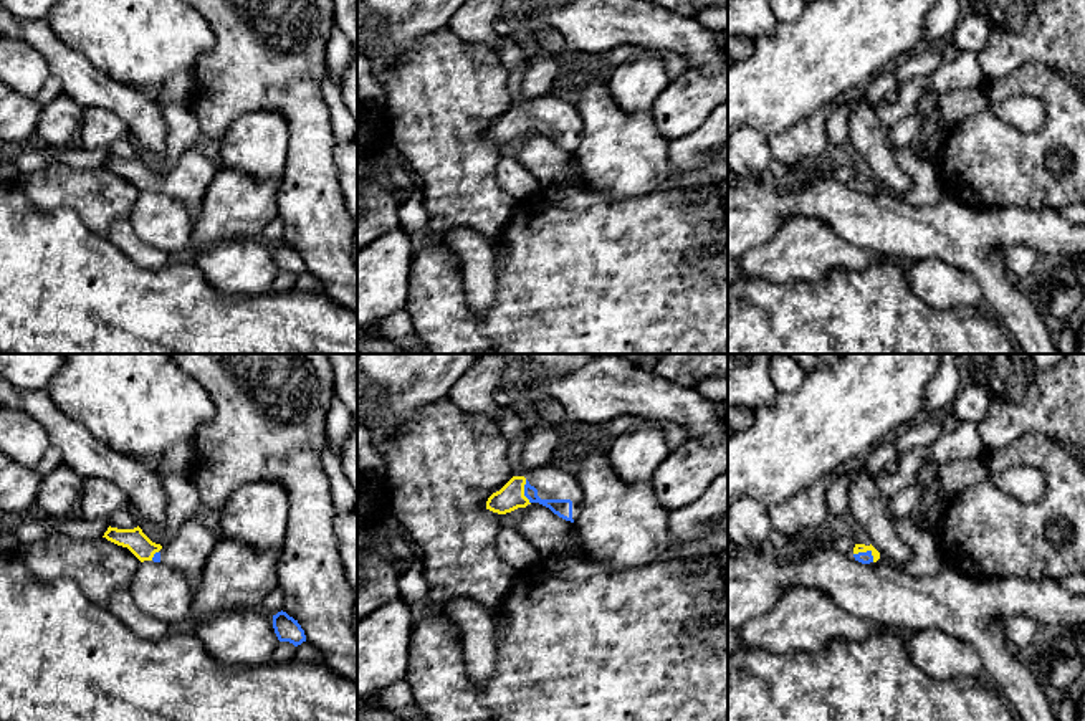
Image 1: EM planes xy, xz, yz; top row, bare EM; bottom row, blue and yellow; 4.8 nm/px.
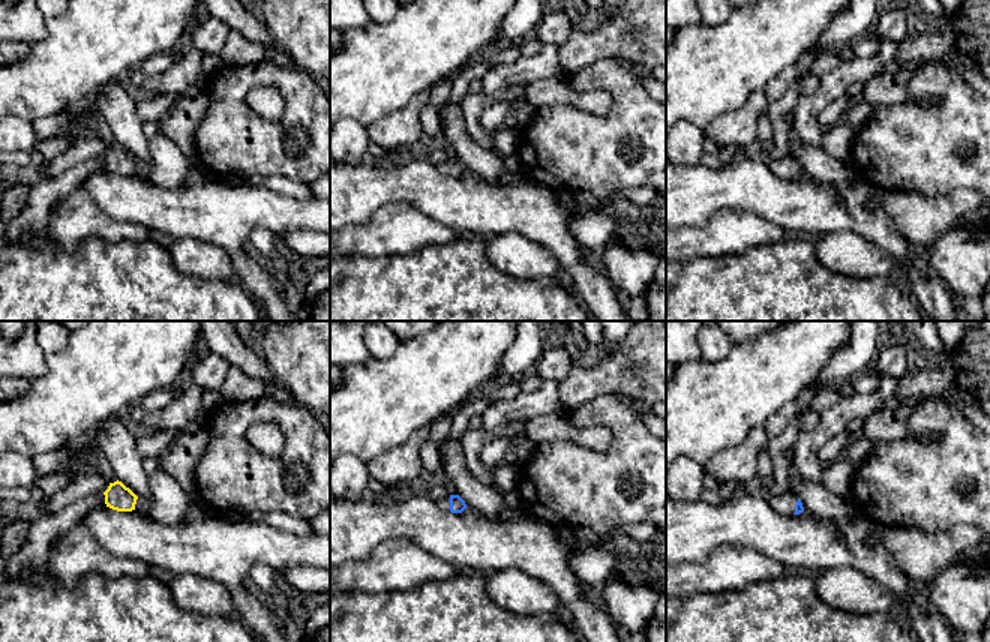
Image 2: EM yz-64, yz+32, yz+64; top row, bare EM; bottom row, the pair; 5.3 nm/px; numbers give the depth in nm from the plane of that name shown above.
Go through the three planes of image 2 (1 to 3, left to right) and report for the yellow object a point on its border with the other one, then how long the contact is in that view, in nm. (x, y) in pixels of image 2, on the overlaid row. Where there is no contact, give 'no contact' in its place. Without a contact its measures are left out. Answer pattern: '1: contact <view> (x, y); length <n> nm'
1: no contact
2: no contact
3: no contact

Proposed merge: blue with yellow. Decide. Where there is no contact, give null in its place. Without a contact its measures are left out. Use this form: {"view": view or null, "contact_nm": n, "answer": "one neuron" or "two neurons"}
{"view": "yz", "contact_nm": 110, "answer": "one neuron"}

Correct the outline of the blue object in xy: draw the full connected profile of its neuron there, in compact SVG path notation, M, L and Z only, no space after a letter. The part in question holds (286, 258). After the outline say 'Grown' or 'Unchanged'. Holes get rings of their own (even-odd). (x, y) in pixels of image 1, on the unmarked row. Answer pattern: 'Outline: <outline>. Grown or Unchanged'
Outline: M283 240L273 245L273 258L280 271L289 271L294 276L306 271L304 260L298 253L298 250L294 250Z. Unchanged

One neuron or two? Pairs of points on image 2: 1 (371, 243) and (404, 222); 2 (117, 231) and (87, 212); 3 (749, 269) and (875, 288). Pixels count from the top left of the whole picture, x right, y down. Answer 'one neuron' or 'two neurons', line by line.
1: one neuron
2: one neuron
3: one neuron

